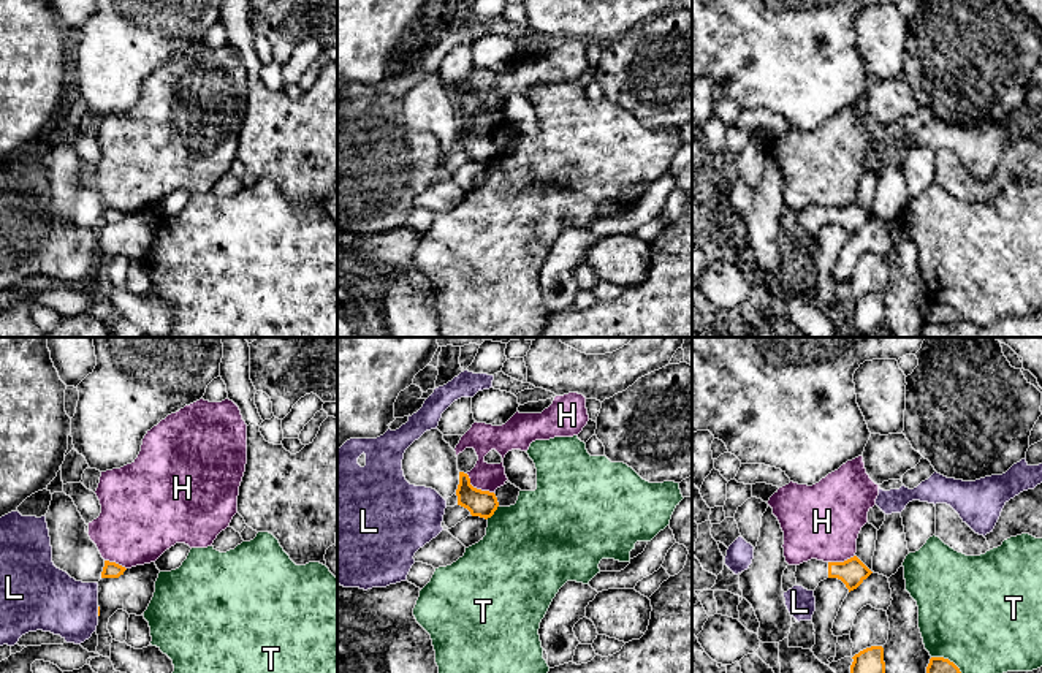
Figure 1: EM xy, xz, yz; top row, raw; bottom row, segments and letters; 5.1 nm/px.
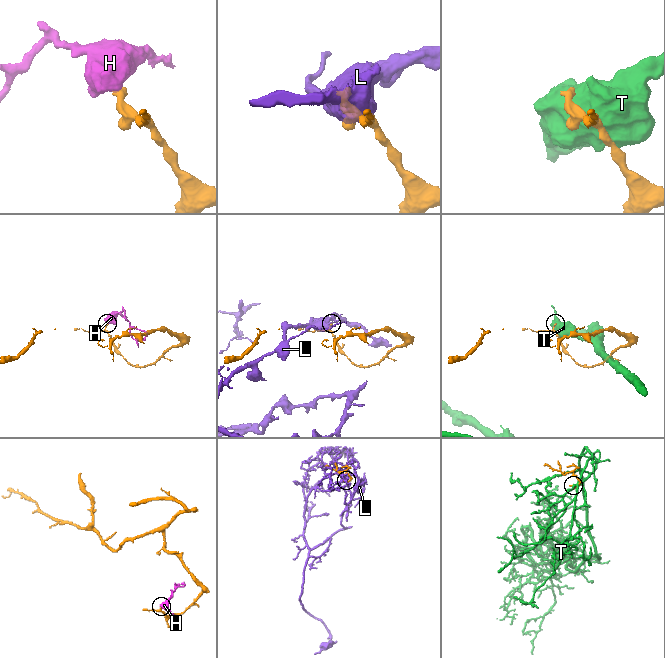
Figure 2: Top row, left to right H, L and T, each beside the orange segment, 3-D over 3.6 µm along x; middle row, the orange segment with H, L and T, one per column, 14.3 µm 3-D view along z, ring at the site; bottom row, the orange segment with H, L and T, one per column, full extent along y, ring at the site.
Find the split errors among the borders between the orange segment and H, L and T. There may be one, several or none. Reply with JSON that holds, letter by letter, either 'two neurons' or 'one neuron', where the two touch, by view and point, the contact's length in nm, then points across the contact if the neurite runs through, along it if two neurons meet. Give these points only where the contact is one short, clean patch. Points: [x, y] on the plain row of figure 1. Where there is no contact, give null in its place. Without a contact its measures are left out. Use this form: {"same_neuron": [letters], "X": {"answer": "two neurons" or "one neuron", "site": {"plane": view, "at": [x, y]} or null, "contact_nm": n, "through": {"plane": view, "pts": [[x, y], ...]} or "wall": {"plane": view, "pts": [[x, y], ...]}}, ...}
{"same_neuron": [], "H": {"answer": "two neurons", "site": {"plane": "xz", "at": [475, 133]}, "contact_nm": 170, "wall": {"plane": "xz", "pts": [[466, 119], [474, 132], [493, 138]]}}, "L": {"answer": "two neurons", "site": {"plane": "xy", "at": [98, 257]}, "contact_nm": 50}, "T": {"answer": "two neurons", "site": {"plane": "yz", "at": [947, 304]}, "contact_nm": 190}}

